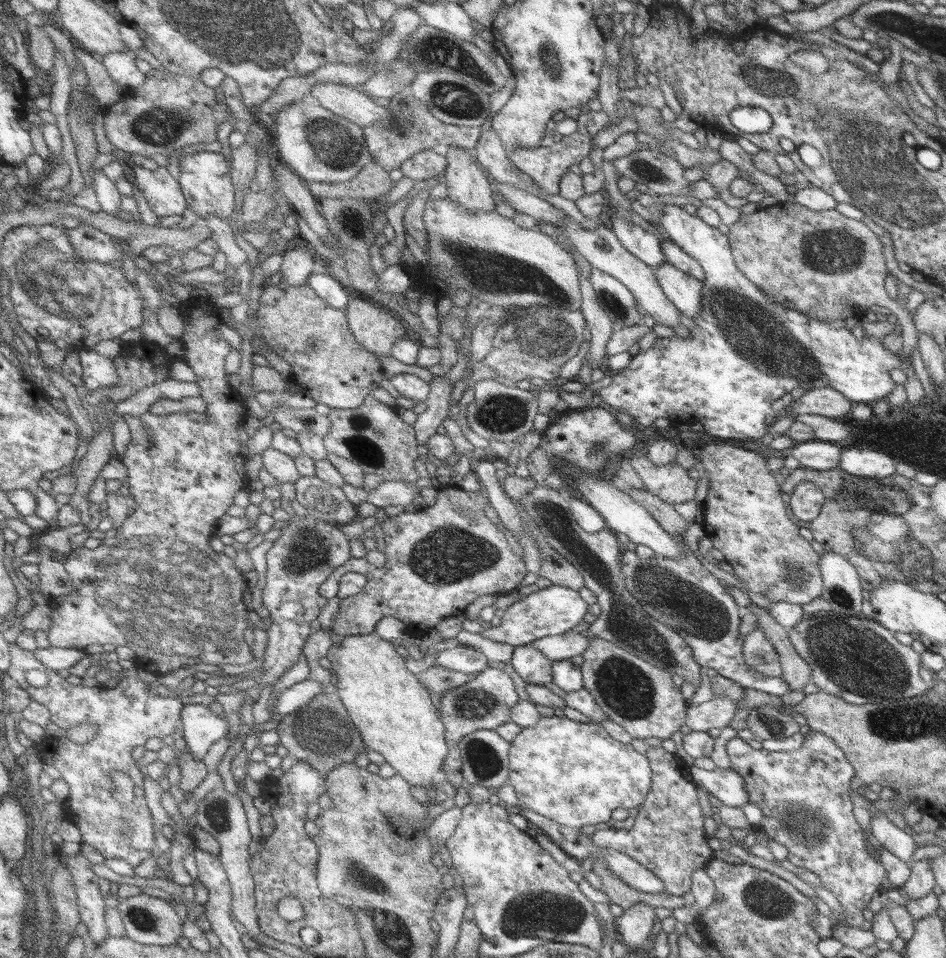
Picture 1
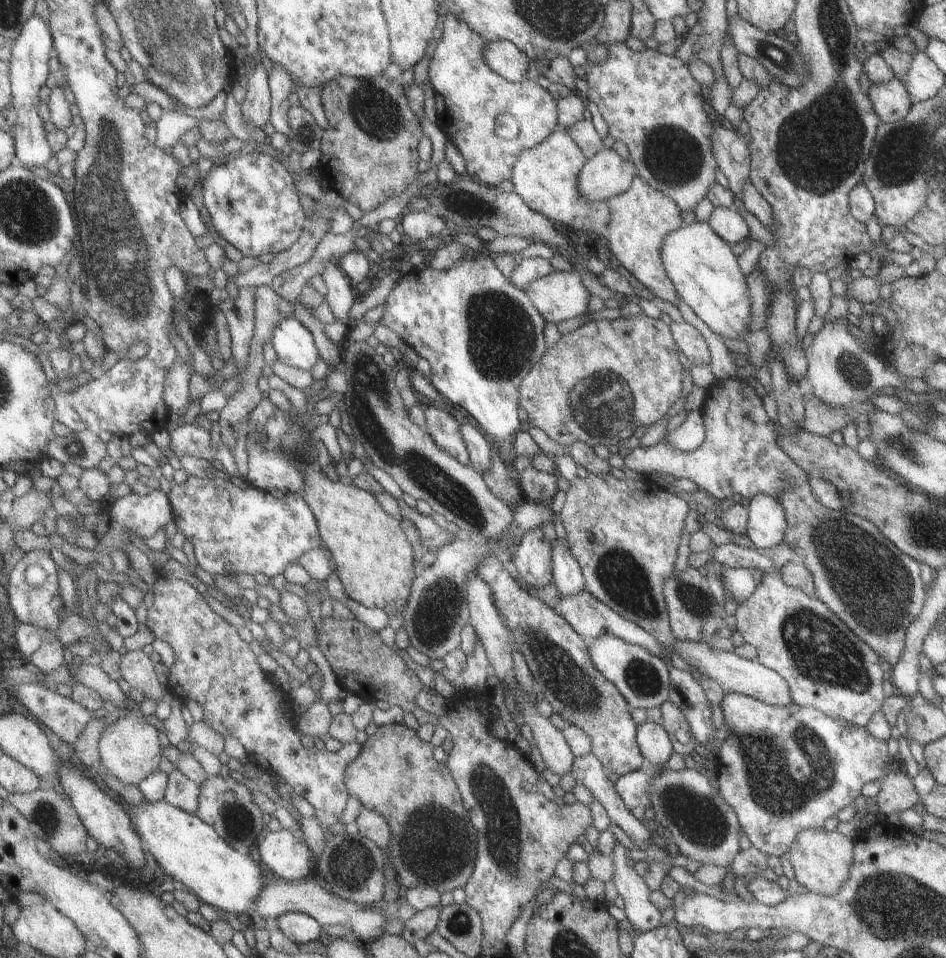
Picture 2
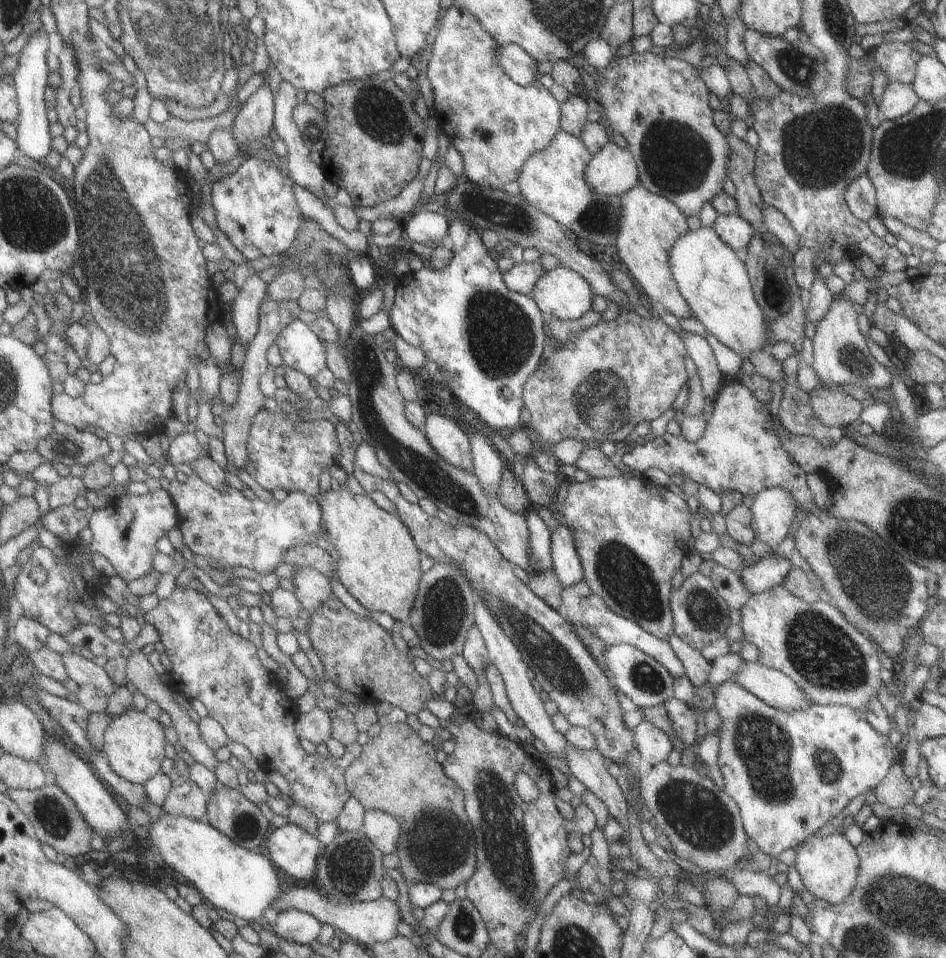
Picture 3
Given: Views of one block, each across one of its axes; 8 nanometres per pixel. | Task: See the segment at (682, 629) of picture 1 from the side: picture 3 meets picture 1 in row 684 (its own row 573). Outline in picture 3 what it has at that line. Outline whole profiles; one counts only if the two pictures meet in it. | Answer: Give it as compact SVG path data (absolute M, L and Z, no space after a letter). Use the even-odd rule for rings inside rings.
M771 554L751 566L739 568L737 576L743 582L746 592L753 594L781 584L790 566L789 560Z

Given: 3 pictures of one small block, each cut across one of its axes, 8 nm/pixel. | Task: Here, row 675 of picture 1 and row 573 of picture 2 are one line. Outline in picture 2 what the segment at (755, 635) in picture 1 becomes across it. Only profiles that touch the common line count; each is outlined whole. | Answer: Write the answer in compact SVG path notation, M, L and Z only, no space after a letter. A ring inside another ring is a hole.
M781 542L766 550L744 548L734 543L723 544L712 549L712 558L729 567L758 569L762 575L760 584L753 593L736 606L735 628L746 644L755 649L755 661L775 672L788 687L789 701L797 707L812 707L833 719L848 721L853 727L865 727L868 719L880 710L883 695L881 661L859 638L855 637L820 601L809 597L797 588L781 581L780 567L791 560L792 551Z

